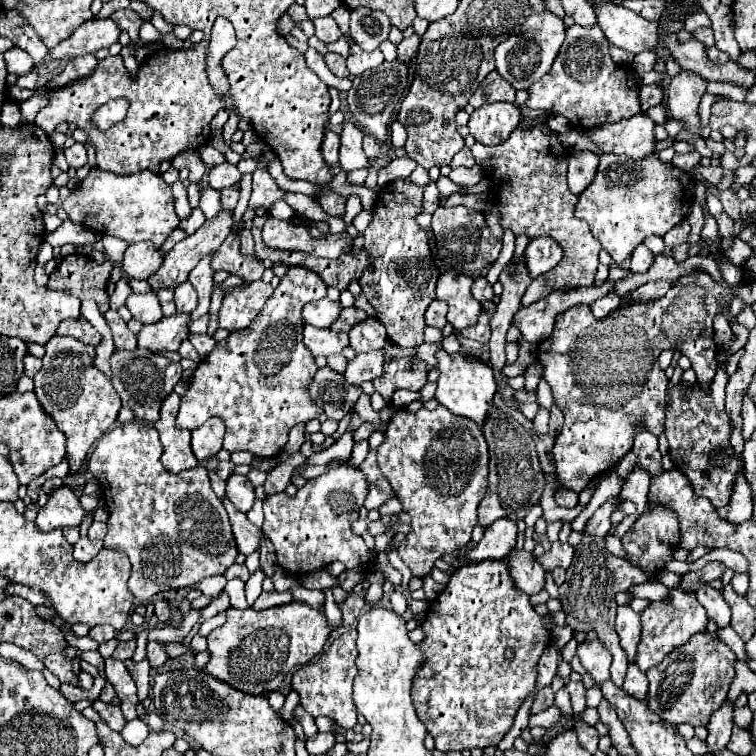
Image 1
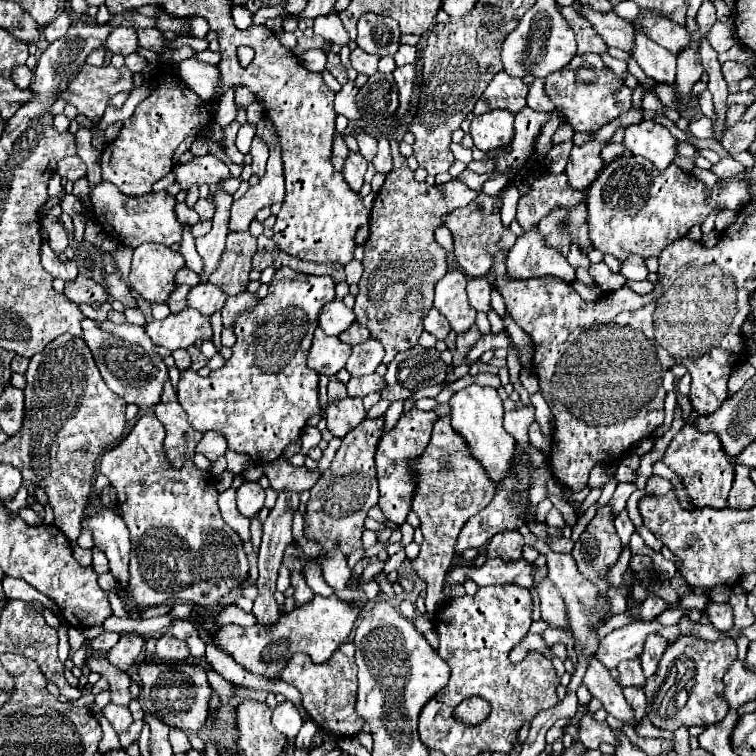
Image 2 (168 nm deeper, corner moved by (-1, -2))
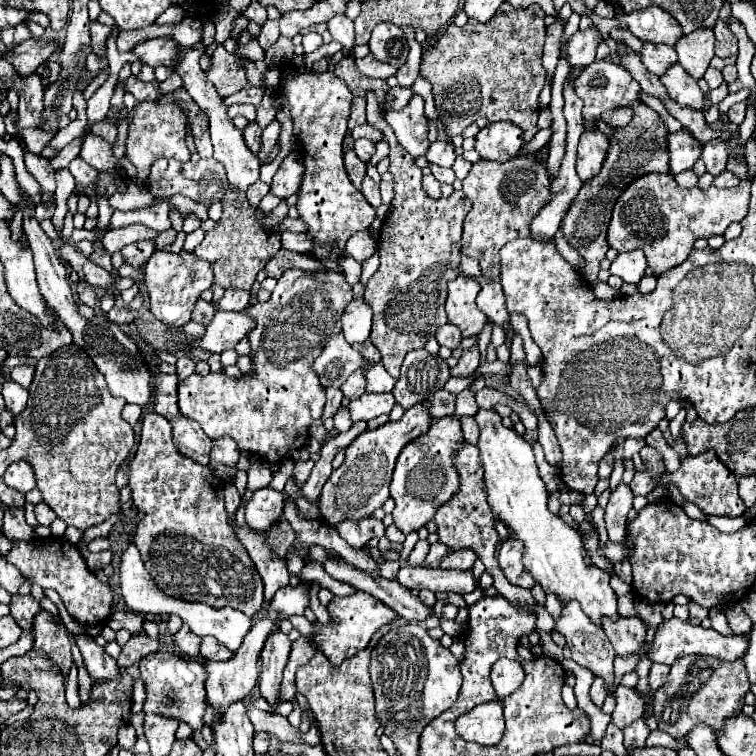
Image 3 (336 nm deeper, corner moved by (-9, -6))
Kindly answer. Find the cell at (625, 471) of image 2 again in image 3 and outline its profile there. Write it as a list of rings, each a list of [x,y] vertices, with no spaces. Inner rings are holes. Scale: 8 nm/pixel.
[[[706,451],[696,457],[686,457],[680,463],[680,469],[676,473],[666,473],[660,479],[660,485],[674,483],[680,493],[694,505],[698,505],[706,515],[720,515],[720,517],[738,517],[746,509],[742,507],[742,499],[738,499],[738,479],[736,475],[730,475],[726,471],[726,465],[720,463],[720,459],[714,455],[714,451]]]

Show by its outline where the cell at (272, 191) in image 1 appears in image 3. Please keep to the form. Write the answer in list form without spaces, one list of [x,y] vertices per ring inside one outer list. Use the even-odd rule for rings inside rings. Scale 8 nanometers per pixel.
[[[272,121],[266,129],[264,129],[264,133],[262,133],[262,151],[260,151],[260,159],[264,159],[272,149],[274,149],[274,145],[276,145],[276,141],[278,141],[278,135],[280,135],[280,123],[278,121]]]

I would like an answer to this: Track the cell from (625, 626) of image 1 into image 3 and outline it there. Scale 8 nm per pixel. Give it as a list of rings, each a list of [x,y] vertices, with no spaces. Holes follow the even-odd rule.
[[[620,685],[614,697],[616,697],[616,709],[612,713],[612,723],[618,729],[626,729],[644,715],[644,701],[636,695],[634,689]]]

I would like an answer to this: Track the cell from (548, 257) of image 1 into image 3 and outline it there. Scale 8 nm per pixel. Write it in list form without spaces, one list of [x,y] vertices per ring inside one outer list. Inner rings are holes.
[[[634,101],[628,107],[634,111],[632,121],[626,127],[612,127],[614,133],[608,137],[610,147],[600,173],[582,185],[580,193],[572,201],[562,221],[562,233],[566,241],[576,249],[582,247],[582,257],[588,263],[594,263],[596,269],[598,269],[598,263],[606,257],[606,251],[610,249],[606,241],[606,229],[608,229],[616,199],[622,195],[628,183],[632,183],[630,177],[634,177],[636,181],[638,177],[648,173],[670,173],[668,139],[666,139],[668,127],[660,119],[660,115],[652,111],[648,105],[644,105],[642,101]]]

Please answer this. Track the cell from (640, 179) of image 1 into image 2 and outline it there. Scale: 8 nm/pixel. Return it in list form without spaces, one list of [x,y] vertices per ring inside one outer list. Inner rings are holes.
[[[634,155],[616,157],[604,165],[598,179],[586,191],[586,225],[592,247],[614,255],[618,261],[624,261],[632,253],[644,259],[658,257],[668,243],[684,237],[694,225],[700,225],[712,209],[740,211],[748,203],[748,187],[740,181],[732,181],[724,189],[712,189],[710,197],[706,197],[704,189],[700,179],[674,163],[658,171],[648,159]]]

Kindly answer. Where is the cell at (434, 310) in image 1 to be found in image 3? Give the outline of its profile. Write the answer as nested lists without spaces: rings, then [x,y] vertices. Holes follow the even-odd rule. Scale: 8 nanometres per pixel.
[[[452,323],[442,325],[442,327],[436,331],[434,337],[436,337],[436,341],[438,341],[440,345],[444,345],[444,347],[448,347],[448,349],[458,349],[458,347],[460,347],[460,341],[462,341],[460,331],[458,331]]]

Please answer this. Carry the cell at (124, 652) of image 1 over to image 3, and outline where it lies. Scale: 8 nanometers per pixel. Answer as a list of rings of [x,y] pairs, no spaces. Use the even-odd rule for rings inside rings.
[[[144,633],[140,635],[132,635],[130,641],[122,647],[122,653],[120,657],[116,659],[118,661],[118,667],[120,669],[126,669],[126,667],[132,667],[134,663],[138,663],[142,657],[146,657],[148,653],[154,653],[160,649],[160,641],[158,639],[152,639]]]

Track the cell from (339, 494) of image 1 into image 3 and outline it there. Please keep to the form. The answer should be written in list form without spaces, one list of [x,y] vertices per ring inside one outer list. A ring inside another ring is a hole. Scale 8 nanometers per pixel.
[[[418,403],[410,407],[402,419],[398,421],[388,421],[386,425],[374,429],[374,431],[364,431],[346,447],[346,459],[344,463],[332,471],[330,479],[326,481],[326,487],[322,489],[320,495],[320,513],[322,520],[330,525],[335,526],[342,519],[362,519],[374,513],[374,509],[382,507],[384,501],[390,497],[388,485],[392,479],[392,471],[396,465],[396,459],[400,451],[414,441],[416,437],[424,435],[432,425],[432,415],[428,411],[428,403]]]

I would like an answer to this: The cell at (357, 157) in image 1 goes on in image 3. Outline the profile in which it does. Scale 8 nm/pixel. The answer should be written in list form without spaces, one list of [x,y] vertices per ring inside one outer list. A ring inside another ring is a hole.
[[[366,177],[364,179],[364,183],[362,183],[362,193],[364,193],[364,197],[366,197],[366,201],[372,205],[372,207],[380,207],[380,189],[378,189],[378,185],[370,179],[370,177]]]

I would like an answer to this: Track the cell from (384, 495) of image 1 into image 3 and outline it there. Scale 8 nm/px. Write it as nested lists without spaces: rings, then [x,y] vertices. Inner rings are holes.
[[[442,417],[434,419],[430,431],[426,435],[420,435],[410,443],[406,449],[402,449],[392,483],[390,483],[390,497],[396,501],[396,509],[392,511],[394,515],[394,525],[408,535],[410,531],[418,531],[424,527],[438,507],[448,503],[448,499],[458,493],[458,469],[454,463],[454,451],[464,443],[464,435],[460,429],[460,419],[458,417]]]

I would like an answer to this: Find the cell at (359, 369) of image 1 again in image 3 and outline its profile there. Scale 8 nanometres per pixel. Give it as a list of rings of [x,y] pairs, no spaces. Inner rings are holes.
[[[382,393],[382,395],[362,395],[362,399],[350,401],[350,419],[356,421],[370,421],[380,415],[388,415],[394,407],[394,395]]]

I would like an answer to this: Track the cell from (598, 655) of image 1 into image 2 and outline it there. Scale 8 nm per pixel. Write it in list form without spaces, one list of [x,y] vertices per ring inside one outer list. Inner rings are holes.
[[[650,621],[650,623],[630,623],[630,625],[622,627],[622,629],[614,629],[612,633],[608,633],[600,641],[594,657],[606,669],[618,667],[620,661],[638,657],[642,653],[642,643],[646,641],[646,635],[650,635],[650,633],[660,633],[662,637],[666,637],[670,641],[674,641],[674,639],[678,639],[678,635],[682,635],[676,625],[662,627],[656,621]]]

